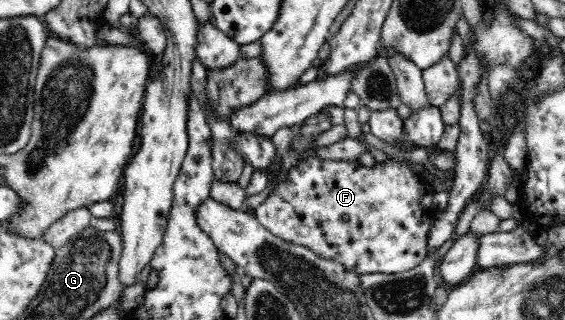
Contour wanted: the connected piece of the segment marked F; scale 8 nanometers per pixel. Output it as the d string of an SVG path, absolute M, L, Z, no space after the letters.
M308 157L301 162L298 162L291 170L288 171L287 177L283 182L280 182L273 191L266 197L264 202L254 211L260 224L264 226L268 231L274 235L280 237L280 239L286 240L292 244L304 246L316 256L330 261L336 261L344 268L359 276L371 273L400 273L401 271L408 271L414 269L426 255L426 239L428 239L428 233L436 221L436 217L439 215L441 208L432 203L433 195L436 193L428 181L424 180L418 173L414 172L413 165L410 159L404 157L390 157L385 161L375 161L371 167L360 164L357 160L348 161L334 161L334 160L320 160L316 157Z

